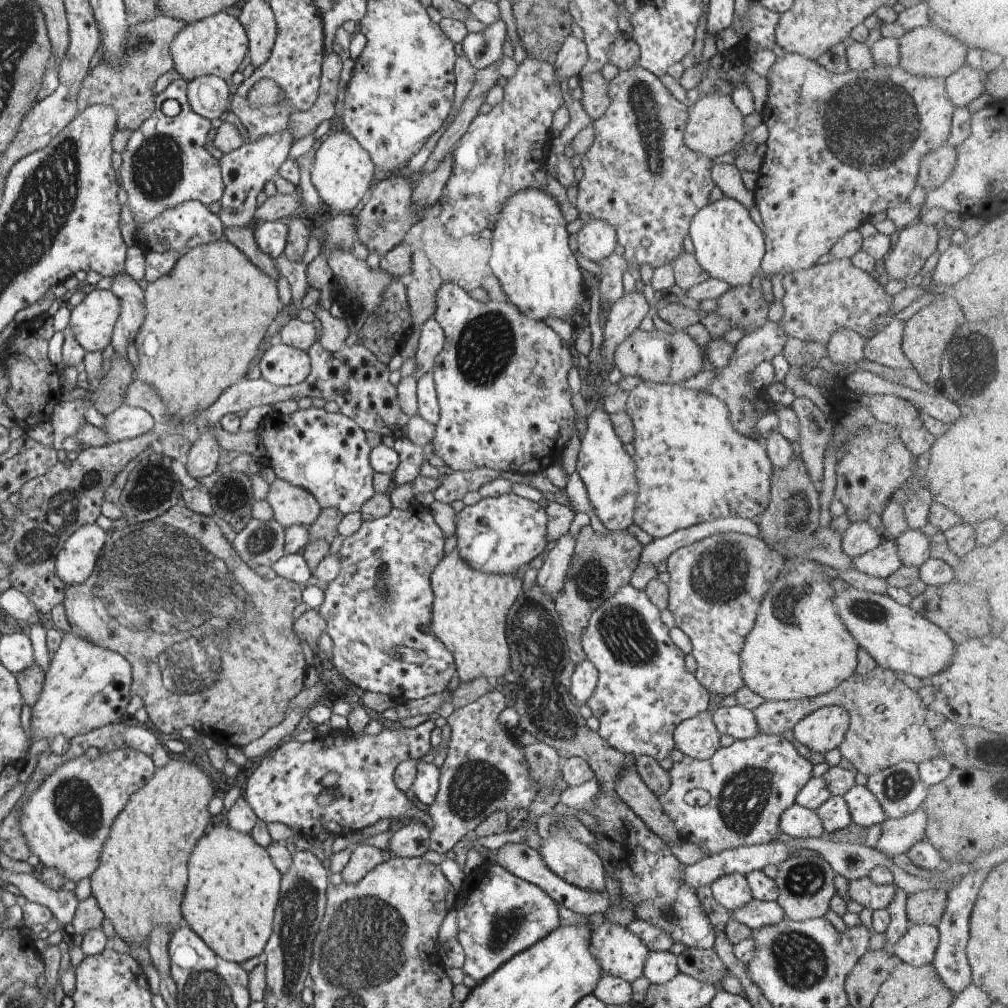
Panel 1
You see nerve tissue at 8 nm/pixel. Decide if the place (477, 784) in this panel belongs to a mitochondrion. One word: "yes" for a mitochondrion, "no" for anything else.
yes

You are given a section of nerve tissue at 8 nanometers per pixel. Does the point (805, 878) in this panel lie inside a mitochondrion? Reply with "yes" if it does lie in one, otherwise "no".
yes

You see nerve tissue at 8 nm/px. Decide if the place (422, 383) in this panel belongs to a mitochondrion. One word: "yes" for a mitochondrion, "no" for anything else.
no

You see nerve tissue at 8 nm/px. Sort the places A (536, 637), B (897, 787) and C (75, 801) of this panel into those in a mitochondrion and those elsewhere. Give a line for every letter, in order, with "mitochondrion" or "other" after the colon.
A: mitochondrion
B: mitochondrion
C: mitochondrion

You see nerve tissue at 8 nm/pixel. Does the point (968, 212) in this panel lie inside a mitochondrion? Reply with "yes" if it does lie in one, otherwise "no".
no

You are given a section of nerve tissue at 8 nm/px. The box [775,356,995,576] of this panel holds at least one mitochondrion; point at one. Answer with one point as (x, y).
(797, 516)

